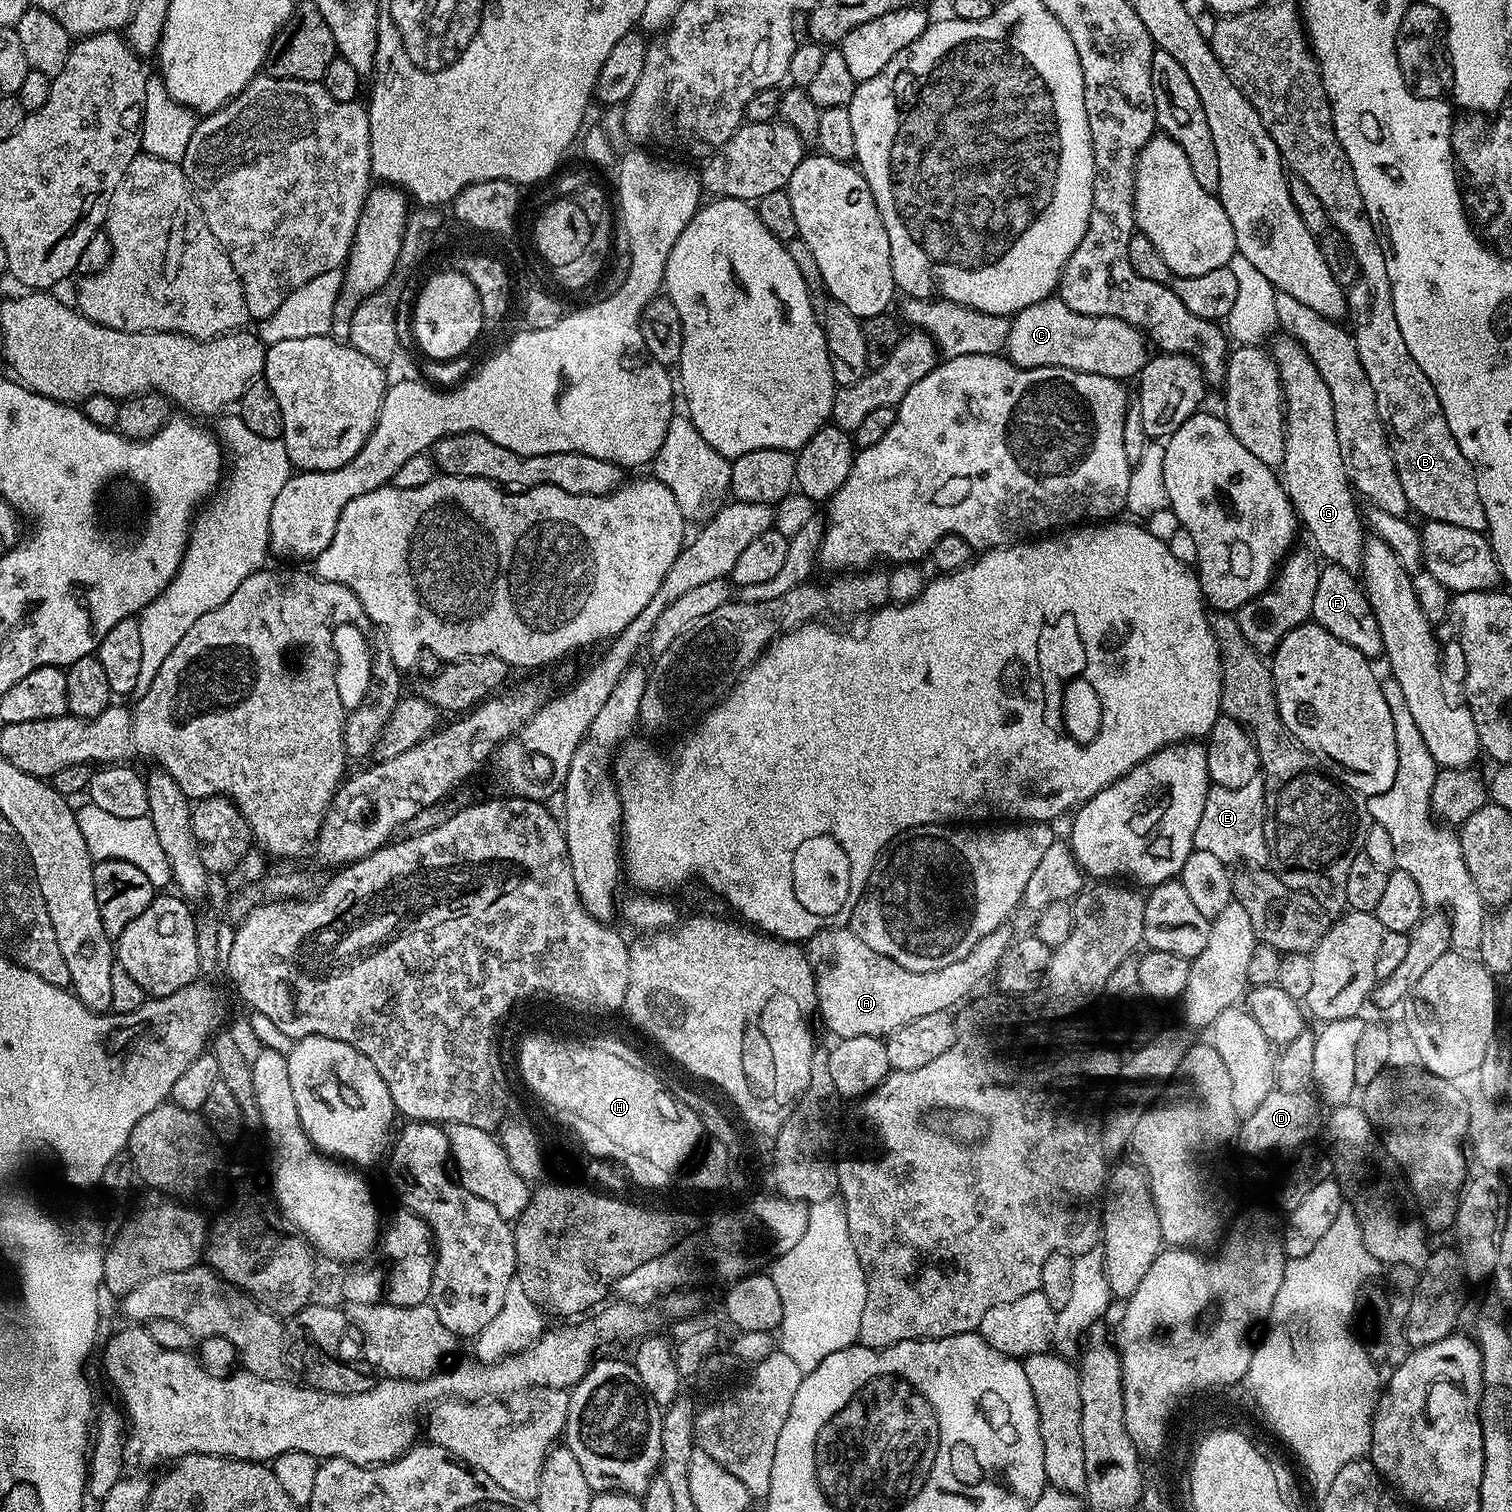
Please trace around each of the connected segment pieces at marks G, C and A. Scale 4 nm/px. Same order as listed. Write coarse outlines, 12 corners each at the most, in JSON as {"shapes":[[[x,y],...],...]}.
{"shapes":[[[1271,341],[1284,388],[1282,483],[1328,564],[1356,570],[1365,525],[1334,402],[1302,345]],[[1058,298],[1011,317],[1006,356],[1128,382],[1145,333]],[[851,927],[810,944],[818,1017],[841,1040],[886,1038],[955,1009],[1014,939],[986,934],[929,972]]]}

